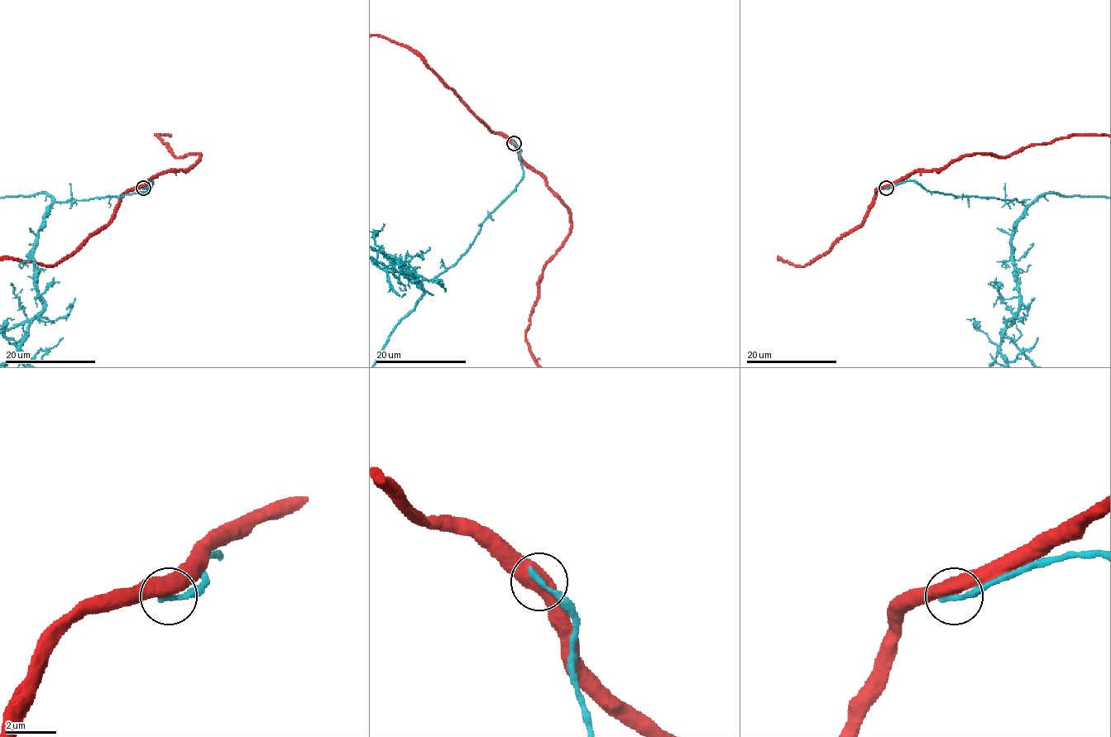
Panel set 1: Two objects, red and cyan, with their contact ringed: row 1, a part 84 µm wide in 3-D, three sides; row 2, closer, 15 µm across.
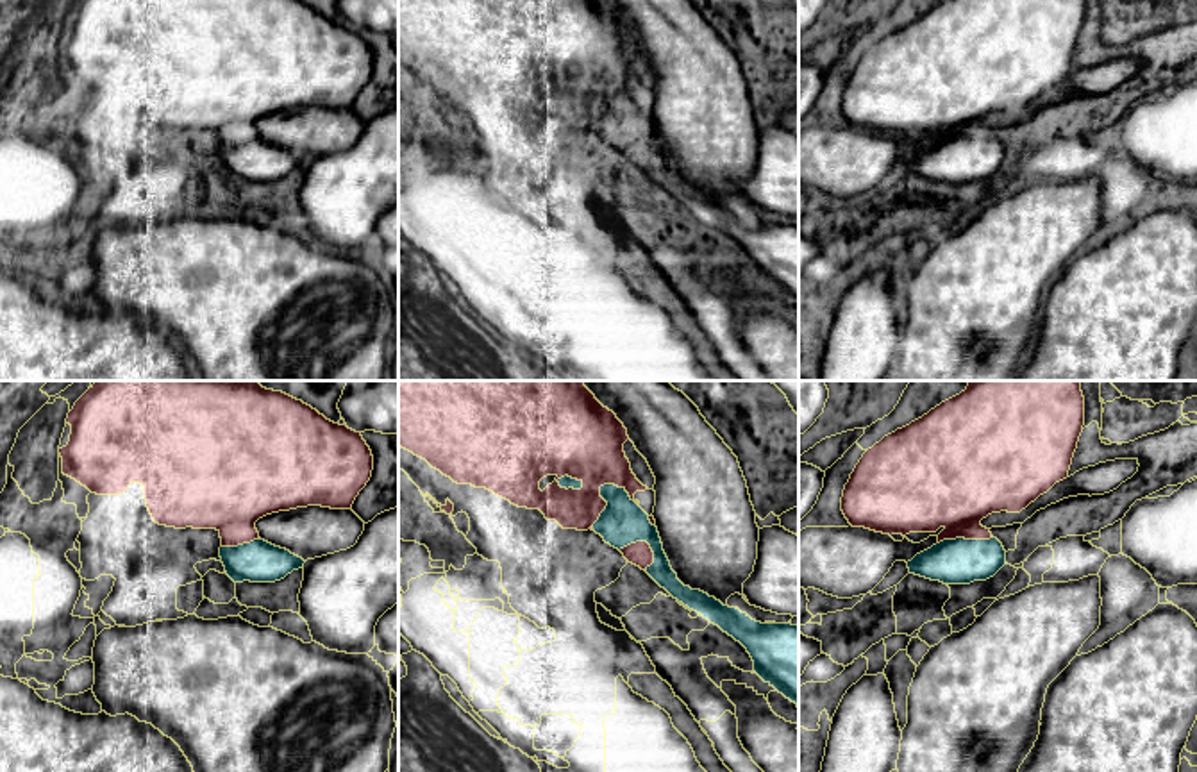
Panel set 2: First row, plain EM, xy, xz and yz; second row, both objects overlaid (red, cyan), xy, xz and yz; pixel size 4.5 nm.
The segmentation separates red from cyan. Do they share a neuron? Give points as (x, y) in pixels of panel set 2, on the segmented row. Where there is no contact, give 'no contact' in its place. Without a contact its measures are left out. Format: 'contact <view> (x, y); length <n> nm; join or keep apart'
contact xz (601, 497); length 240 nm; keep apart

